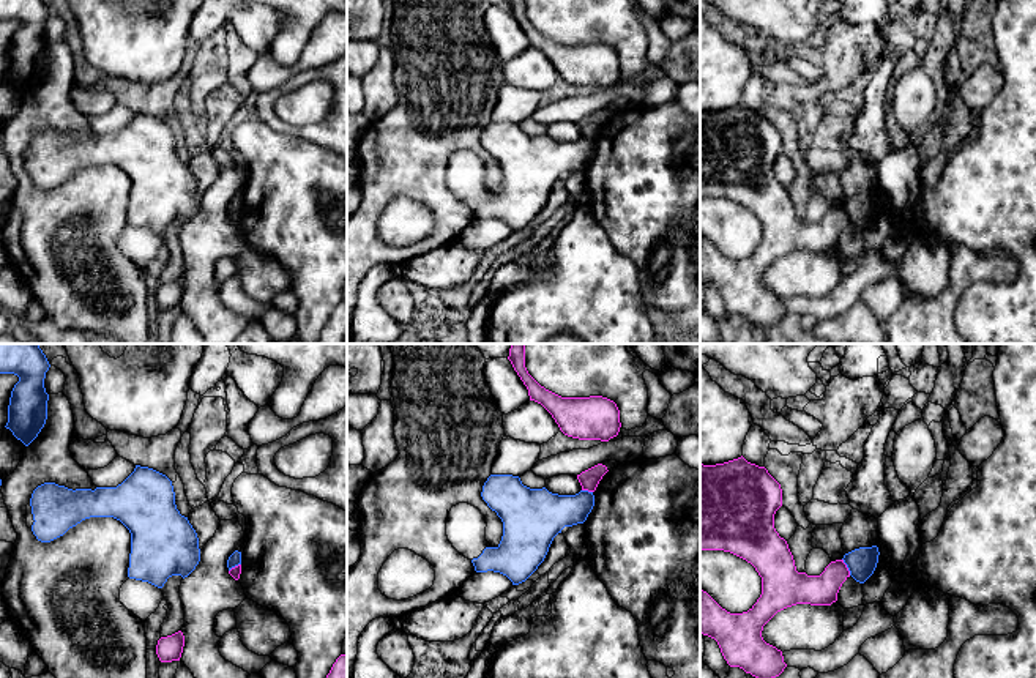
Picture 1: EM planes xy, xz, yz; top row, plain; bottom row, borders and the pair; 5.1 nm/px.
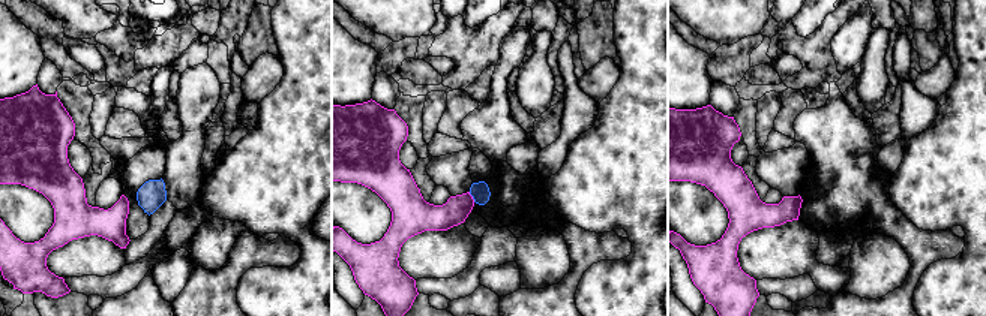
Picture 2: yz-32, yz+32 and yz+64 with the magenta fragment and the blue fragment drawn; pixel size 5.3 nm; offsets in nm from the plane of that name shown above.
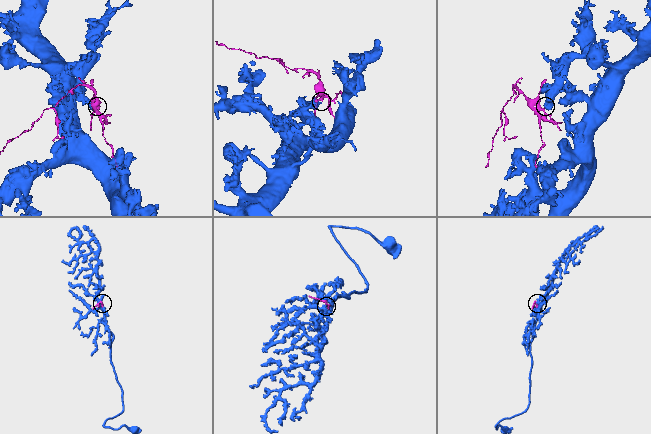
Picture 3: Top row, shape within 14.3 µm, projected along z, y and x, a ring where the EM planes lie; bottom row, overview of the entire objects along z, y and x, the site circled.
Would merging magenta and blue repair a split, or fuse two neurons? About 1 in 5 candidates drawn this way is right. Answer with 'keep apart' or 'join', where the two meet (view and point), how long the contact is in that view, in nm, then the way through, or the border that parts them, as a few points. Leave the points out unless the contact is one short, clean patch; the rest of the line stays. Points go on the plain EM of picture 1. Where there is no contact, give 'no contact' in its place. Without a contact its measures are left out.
keep apart | yz (845, 213) | 100 nm | along yz (842, 205), (850, 221)

